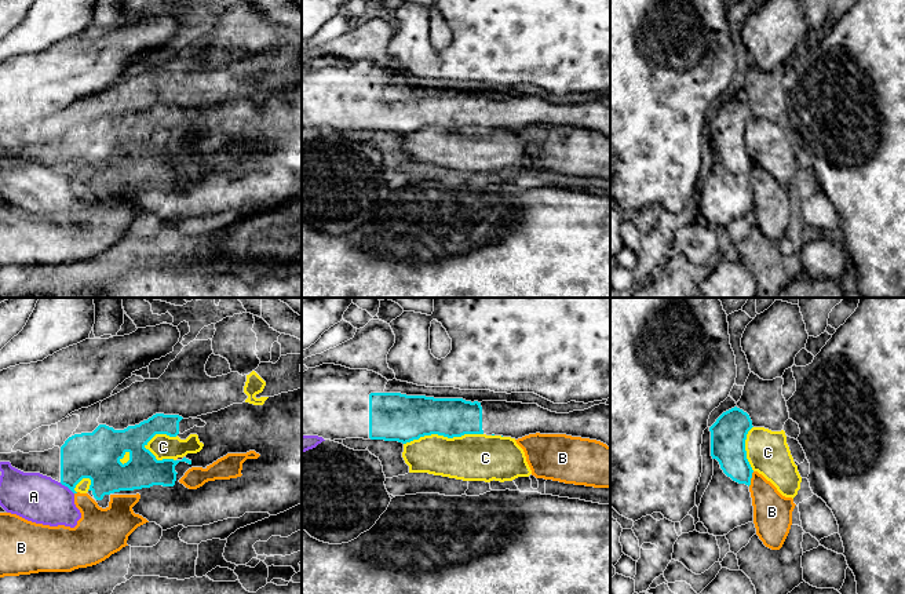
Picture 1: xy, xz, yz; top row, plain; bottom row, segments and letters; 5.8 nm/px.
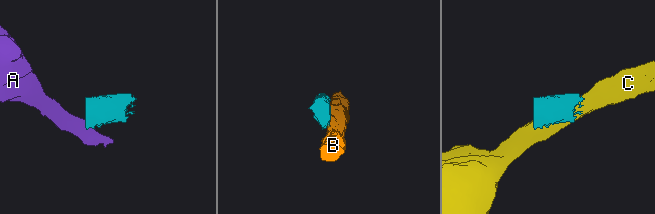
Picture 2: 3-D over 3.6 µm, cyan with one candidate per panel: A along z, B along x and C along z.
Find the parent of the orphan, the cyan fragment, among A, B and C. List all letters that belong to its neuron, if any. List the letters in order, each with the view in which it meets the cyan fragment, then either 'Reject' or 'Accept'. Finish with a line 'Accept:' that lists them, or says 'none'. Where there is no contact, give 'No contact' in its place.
A: Touches cyan in xy. Reject
B: Touches cyan in yz. Reject
C: Touches cyan in xz. Reject
Accept: none

